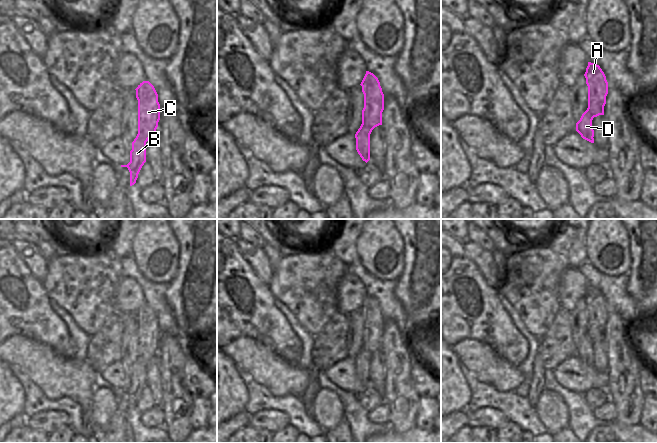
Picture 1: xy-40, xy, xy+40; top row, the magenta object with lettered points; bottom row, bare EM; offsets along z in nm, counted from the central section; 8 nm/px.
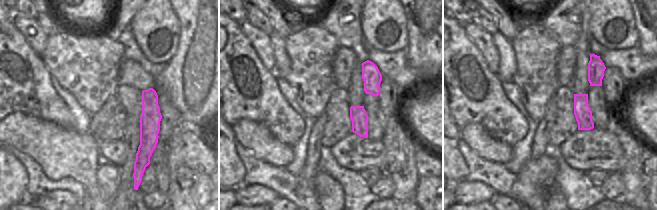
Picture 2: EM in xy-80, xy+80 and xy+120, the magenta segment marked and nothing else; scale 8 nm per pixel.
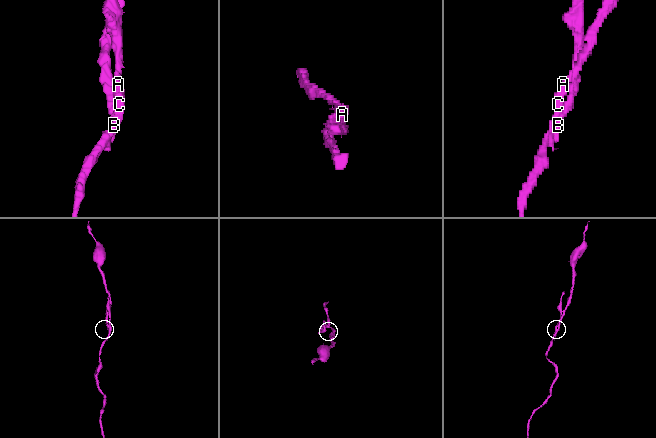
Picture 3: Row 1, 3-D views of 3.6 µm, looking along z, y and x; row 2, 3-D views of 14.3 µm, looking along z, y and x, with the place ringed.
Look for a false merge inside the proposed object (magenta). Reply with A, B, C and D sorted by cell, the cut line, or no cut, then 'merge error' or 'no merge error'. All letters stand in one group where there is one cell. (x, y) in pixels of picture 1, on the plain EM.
A B C / D; cut in xy along (368, 350), (368, 354), (364, 358), (356, 357); merge error

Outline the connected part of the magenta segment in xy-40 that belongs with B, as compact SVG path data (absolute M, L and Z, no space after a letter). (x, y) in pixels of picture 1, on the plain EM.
M143 305L135 314L138 324L138 358L132 366L130 386L121 389L127 391L130 396L130 410L136 407L146 386L146 366L156 356L160 344L160 328L154 310L149 305Z

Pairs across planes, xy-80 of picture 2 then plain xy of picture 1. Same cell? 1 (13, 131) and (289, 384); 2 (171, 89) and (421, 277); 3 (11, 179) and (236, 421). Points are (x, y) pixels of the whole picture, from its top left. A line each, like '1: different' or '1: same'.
1: same
2: same
3: different

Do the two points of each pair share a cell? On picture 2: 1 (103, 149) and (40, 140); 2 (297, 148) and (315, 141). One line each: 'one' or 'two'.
1: two
2: two

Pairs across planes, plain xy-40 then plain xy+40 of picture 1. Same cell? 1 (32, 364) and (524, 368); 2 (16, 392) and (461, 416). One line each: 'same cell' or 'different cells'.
1: different cells
2: different cells

